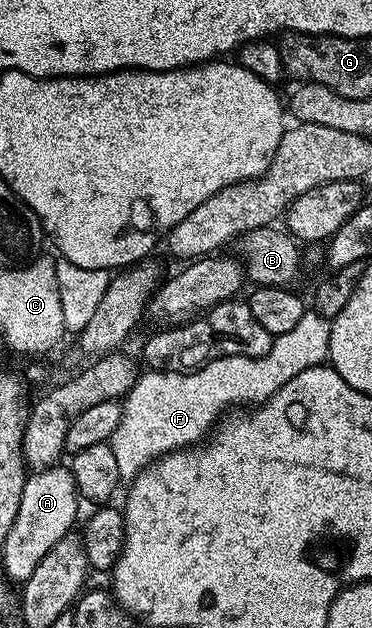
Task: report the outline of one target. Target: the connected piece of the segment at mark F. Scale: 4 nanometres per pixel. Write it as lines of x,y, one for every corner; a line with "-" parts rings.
306,311
291,331
272,338
270,351
266,351
266,355
261,357
219,357
208,361
199,369
183,373
148,371
145,372
145,377
144,374
137,376
132,388
123,394
120,422
110,438
114,460
118,462
121,478
137,477
159,457
165,457
168,453
173,453
175,449
186,449
203,442
213,432
217,422
231,410
228,409
231,405
255,407
260,402
273,397
283,385
290,383
290,379
294,379
294,375
315,365
325,364
328,361
331,330
332,322
329,318
315,311

